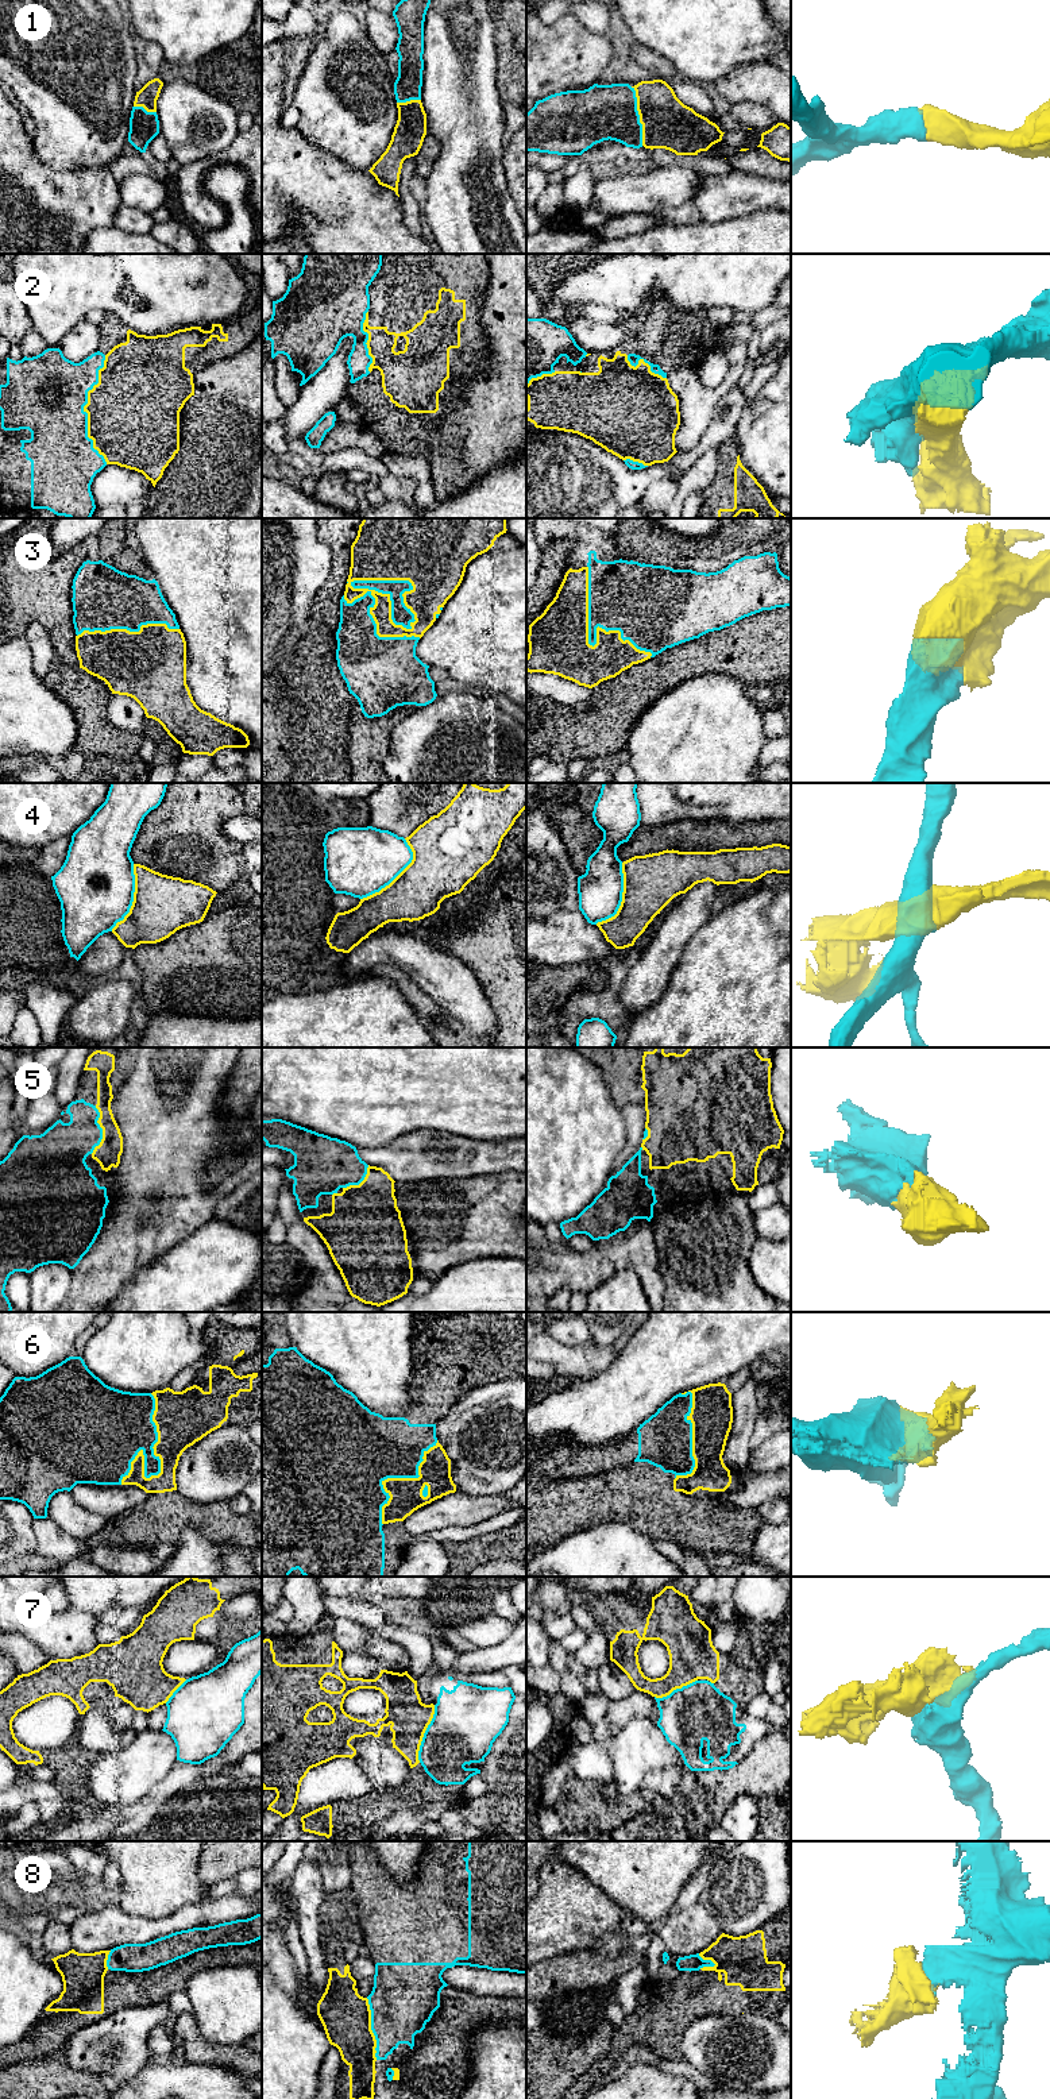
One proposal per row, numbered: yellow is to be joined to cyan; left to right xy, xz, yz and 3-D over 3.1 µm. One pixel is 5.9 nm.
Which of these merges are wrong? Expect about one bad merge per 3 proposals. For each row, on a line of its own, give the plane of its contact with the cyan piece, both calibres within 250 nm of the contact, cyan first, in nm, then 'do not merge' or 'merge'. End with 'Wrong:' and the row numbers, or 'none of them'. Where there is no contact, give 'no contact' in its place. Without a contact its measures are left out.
1: meets cyan in yz; 320 nm thick on the cyan side, 300 nm on the other; merge
2: meets cyan in xy; 480 nm thick on the cyan side, 460 nm on the other; do not merge
3: meets cyan in xz; 110 nm thick on the cyan side, 120 nm on the other; merge
4: meets cyan in xz; 420 nm thick on the cyan side, 340 nm on the other; do not merge
5: meets cyan in xy; 300 nm thick on the cyan side, 150 nm on the other; merge
6: meets cyan in xy; 190 nm thick on the cyan side, 220 nm on the other; merge
7: meets cyan in xz; 400 nm thick on the cyan side, 240 nm on the other; do not merge
8: meets cyan in xz; 380 nm thick on the cyan side, 300 nm on the other; do not merge
Wrong: 2, 4, 7, 8

